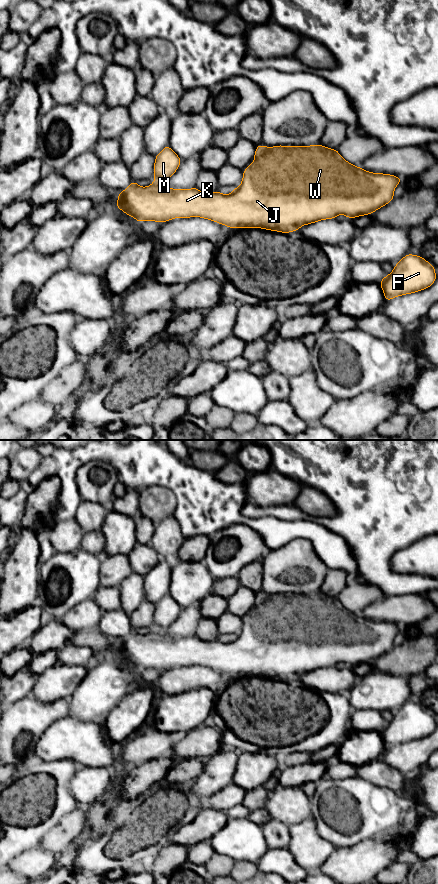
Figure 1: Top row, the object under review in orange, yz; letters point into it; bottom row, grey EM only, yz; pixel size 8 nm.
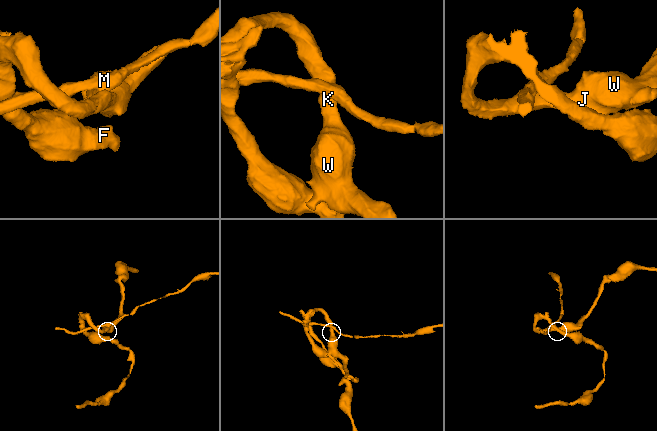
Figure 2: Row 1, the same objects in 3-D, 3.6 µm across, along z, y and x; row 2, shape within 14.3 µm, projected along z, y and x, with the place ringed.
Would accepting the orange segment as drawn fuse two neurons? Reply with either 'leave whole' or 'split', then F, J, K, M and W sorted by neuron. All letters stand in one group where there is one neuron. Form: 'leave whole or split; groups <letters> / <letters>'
split; groups F J K W / M

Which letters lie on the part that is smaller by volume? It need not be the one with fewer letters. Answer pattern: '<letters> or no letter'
M

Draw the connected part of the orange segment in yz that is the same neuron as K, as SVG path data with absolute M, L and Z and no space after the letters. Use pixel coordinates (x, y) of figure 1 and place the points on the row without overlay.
M320 592L309 593L309 594L283 594L277 593L273 595L267 595L264 593L256 594L256 599L254 602L254 609L247 614L243 619L242 630L239 635L232 637L231 642L222 642L218 638L212 641L201 640L198 636L190 637L173 637L168 635L164 630L154 629L151 633L146 635L141 635L137 630L132 629L131 632L122 640L118 642L118 647L116 655L123 659L126 663L133 665L138 671L141 669L155 669L159 671L164 671L175 666L191 666L199 665L208 667L214 670L217 670L221 673L225 673L228 676L261 676L270 679L277 679L281 681L289 681L298 679L304 673L316 671L320 668L335 667L338 663L345 663L347 666L353 667L359 664L370 663L373 660L377 659L381 655L389 652L394 647L394 638L399 631L403 628L399 625L391 622L384 621L373 621L357 615L347 608L344 608L343 605L339 602L337 597L331 597Z

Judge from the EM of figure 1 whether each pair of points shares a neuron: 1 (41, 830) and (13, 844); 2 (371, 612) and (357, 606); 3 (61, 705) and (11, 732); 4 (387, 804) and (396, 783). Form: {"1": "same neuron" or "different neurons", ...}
{"1": "same neuron", "2": "different neurons", "3": "same neuron", "4": "different neurons"}

